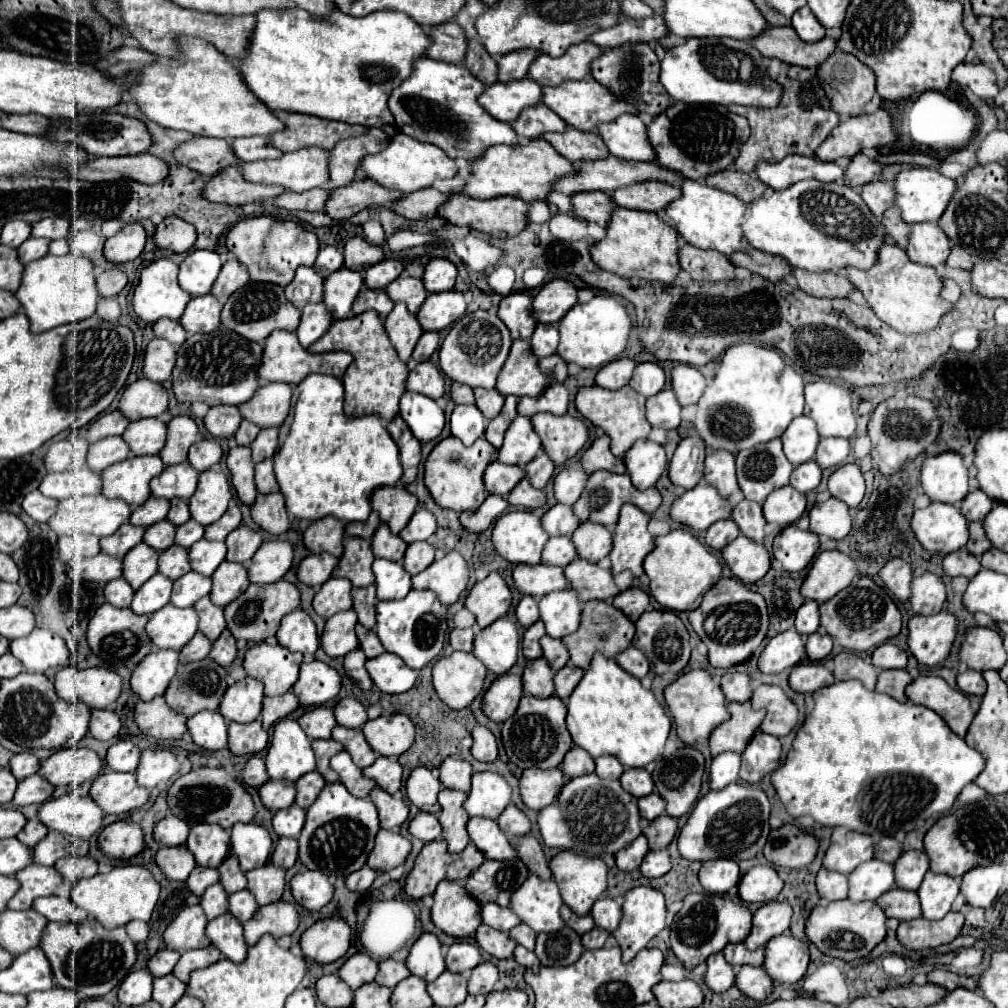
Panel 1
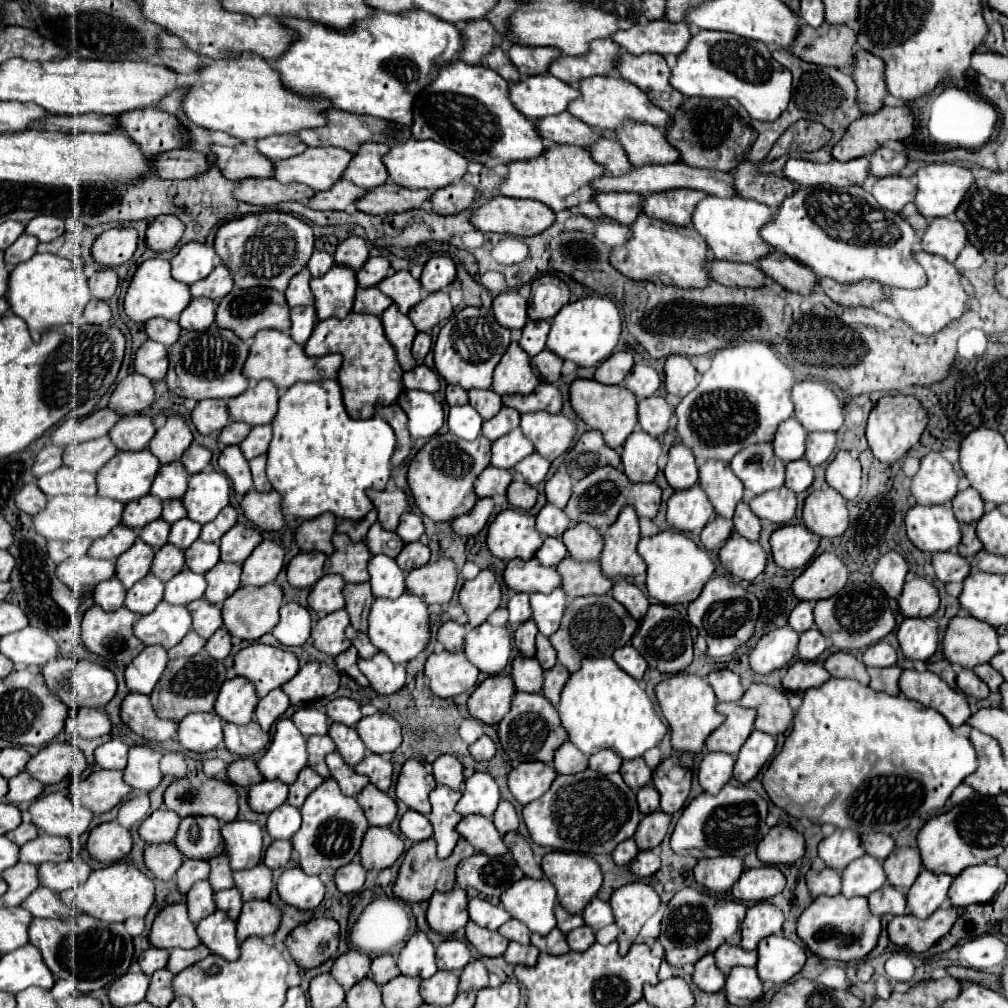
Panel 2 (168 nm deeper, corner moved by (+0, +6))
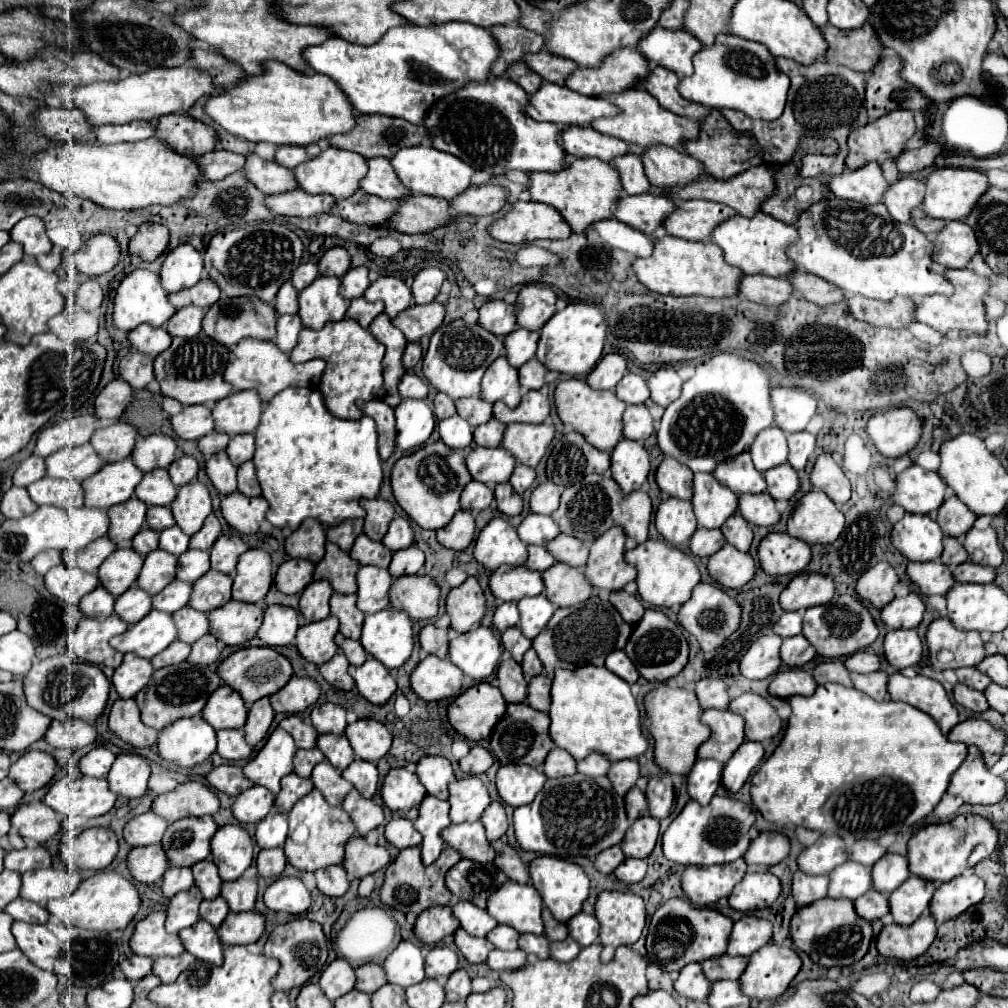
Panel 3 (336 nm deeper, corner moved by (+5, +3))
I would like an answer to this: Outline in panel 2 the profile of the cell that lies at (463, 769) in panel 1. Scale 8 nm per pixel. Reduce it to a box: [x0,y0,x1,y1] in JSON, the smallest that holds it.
[433,755,463,791]

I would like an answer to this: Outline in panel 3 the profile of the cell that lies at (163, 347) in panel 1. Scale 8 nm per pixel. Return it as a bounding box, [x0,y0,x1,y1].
[120,350,154,390]

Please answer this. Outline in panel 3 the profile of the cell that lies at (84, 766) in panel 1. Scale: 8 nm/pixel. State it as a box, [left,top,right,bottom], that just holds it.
[8,750,58,790]

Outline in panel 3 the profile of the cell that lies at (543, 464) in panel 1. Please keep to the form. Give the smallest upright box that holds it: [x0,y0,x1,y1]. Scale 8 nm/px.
[510,464,536,494]

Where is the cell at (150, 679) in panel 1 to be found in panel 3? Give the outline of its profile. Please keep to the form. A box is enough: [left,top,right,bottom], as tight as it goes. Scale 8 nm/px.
[112,654,154,698]

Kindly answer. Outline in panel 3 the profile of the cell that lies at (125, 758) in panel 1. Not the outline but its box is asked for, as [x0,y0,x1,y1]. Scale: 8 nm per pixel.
[80,746,116,778]

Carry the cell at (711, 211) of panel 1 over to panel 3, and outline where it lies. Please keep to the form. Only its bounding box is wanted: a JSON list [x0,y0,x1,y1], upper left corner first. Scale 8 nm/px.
[712,212,796,276]

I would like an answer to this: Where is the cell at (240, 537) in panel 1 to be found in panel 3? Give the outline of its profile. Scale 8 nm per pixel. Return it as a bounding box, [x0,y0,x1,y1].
[210,534,250,574]

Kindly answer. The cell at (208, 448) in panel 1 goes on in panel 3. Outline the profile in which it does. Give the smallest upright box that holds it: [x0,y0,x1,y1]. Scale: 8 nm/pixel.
[168,454,198,488]

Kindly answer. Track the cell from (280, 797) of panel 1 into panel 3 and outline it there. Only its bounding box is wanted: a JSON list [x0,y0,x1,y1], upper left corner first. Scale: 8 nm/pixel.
[232,786,274,822]

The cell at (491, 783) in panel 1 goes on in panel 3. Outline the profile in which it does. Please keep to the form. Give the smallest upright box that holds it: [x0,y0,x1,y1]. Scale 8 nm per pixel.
[450,776,490,822]

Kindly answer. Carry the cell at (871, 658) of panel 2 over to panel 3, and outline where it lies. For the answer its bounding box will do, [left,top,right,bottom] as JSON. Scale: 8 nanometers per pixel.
[844,650,880,674]

